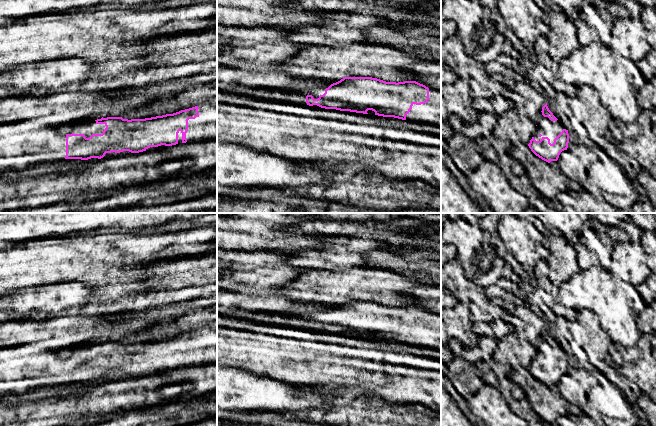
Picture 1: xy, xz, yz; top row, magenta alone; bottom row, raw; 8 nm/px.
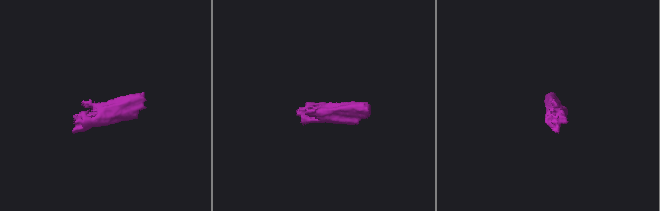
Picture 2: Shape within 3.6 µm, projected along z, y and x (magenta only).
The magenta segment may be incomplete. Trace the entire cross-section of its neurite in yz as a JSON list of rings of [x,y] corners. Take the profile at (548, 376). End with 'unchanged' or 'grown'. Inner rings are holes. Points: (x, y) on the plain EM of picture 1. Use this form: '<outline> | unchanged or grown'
[[[547,327],[542,331],[540,346],[528,368],[531,375],[542,384],[550,387],[557,385],[560,377],[567,374],[568,354],[549,334]]] | grown

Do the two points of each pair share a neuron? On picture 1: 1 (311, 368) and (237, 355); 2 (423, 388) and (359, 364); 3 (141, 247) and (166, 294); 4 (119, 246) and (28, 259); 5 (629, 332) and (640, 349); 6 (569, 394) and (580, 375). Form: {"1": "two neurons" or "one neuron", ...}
{"1": "one neuron", "2": "one neuron", "3": "two neurons", "4": "one neuron", "5": "two neurons", "6": "one neuron"}

